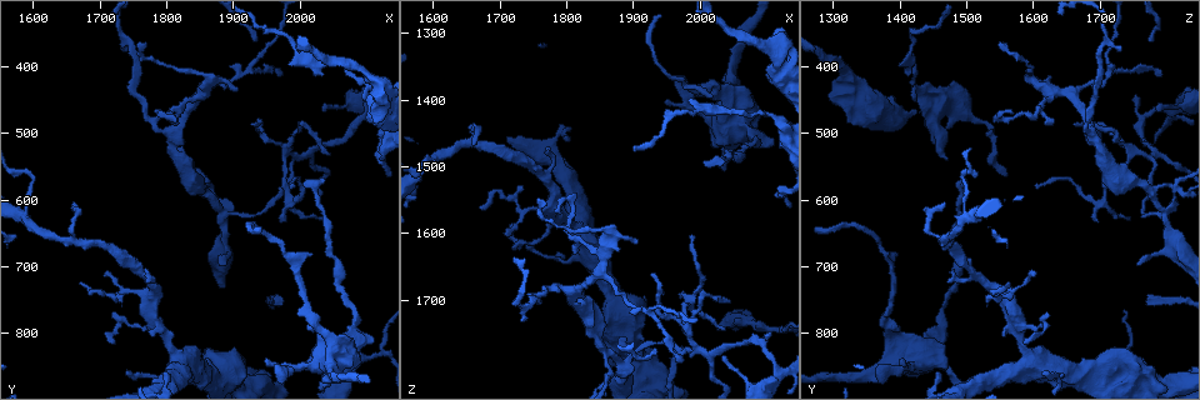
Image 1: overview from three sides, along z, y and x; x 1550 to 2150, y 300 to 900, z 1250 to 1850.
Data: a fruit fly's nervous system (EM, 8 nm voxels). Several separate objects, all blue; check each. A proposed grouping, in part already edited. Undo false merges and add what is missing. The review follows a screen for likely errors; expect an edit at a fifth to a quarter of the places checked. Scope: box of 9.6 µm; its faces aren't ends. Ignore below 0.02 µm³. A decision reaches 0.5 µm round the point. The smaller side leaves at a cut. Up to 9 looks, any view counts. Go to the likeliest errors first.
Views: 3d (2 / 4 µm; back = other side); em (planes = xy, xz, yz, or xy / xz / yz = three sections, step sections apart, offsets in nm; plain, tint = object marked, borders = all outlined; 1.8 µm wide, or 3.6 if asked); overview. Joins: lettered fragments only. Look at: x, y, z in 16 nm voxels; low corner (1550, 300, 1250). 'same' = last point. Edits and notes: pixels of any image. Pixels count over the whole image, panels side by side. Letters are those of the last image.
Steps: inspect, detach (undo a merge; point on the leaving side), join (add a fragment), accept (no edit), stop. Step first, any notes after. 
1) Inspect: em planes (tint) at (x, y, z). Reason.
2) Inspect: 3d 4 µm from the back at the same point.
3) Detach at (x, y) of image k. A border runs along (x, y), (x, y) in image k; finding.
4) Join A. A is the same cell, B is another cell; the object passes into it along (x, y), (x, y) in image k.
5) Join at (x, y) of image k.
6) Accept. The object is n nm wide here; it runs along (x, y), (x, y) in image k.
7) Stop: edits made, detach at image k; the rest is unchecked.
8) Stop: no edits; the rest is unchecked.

Inspect: 3d 2 µm at (1895, 620, 1795). Branch point.

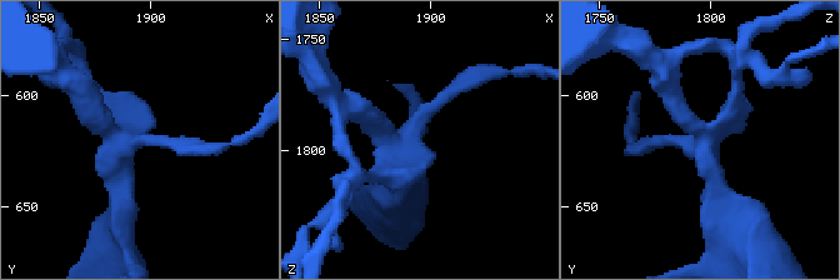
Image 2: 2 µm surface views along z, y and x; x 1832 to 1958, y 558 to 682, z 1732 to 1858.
Inspect: em xy step 4 (tint) at (1891, 622, 1792). 4 arms meet here; need the tissue.

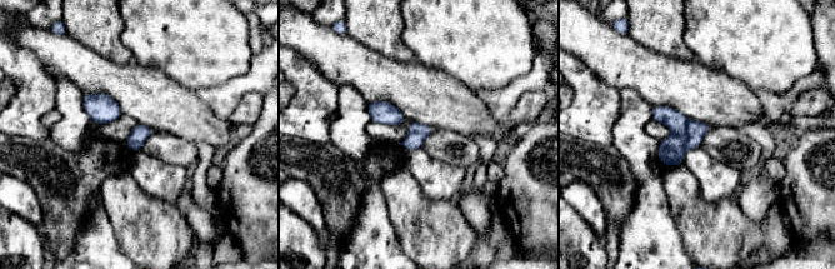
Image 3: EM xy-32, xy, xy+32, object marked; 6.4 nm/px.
Inspect: em xy step 4 (borders) at the same point. See the neighbours.

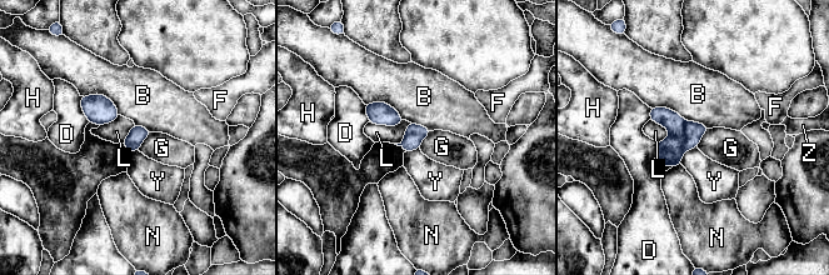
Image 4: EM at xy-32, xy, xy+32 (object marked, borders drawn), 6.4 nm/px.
Detach at (694, 131) of image 4. The longest contact is with B, 400 nm; B, D, F, G, H, L, N, Y and Z are other cells; two cells meet here.

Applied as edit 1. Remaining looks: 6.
Inspect: overview. See it whole again.

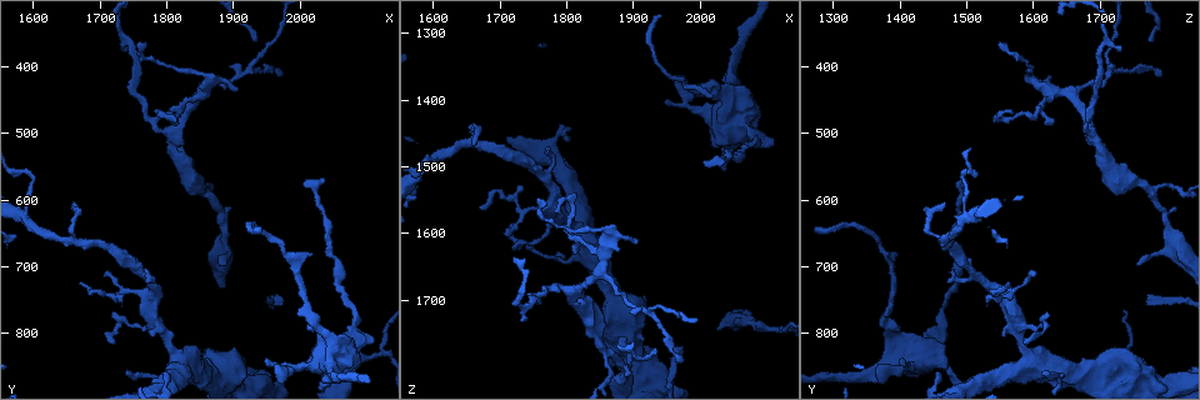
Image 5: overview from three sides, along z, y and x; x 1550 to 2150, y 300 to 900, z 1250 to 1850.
Inspect: 3d 4 µm at (1815, 510, 1690). Thin arm on a thick one.

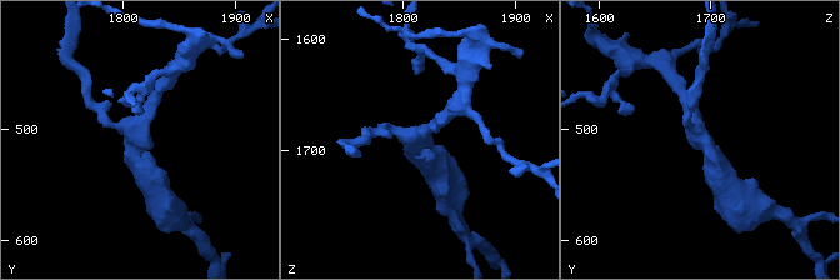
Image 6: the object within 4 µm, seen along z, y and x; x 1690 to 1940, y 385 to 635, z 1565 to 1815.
Inspect: em planes (tint) at (1814, 506, 1690). 3 arms meet here; need the tissue.

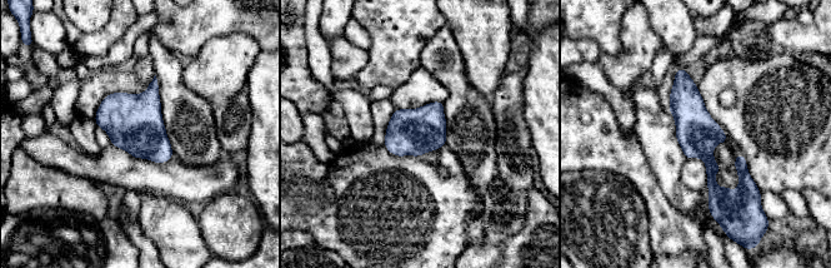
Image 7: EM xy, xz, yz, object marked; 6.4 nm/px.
Inspect: em planes (borders) at the same point.

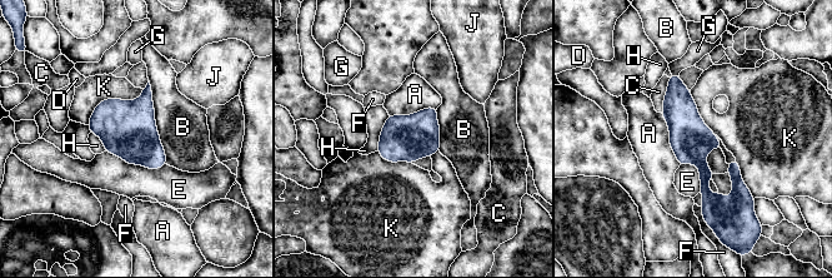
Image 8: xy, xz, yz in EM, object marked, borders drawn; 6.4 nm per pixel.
Accept. The longest contact is with B, 550 nm; A, B, C, D, E, F, G, H, J and K are other cells; it runs along (673, 78), (705, 172), (707, 212) in image 8; one cell here.

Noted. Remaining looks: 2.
Inspect: 3d 2 µm at (2080, 795, 1460).

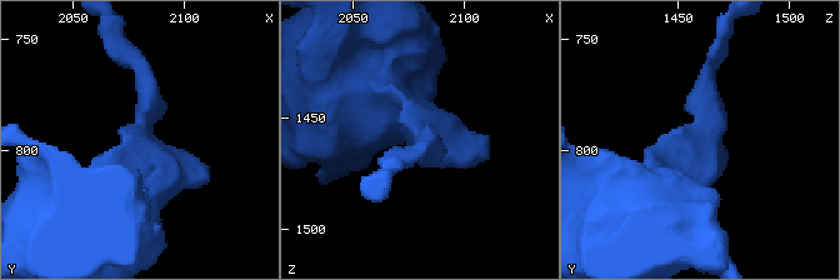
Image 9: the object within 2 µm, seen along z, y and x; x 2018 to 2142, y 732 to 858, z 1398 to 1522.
Inspect: em planes (borders) at (2084, 797, 1462). Shape alone is not enough.

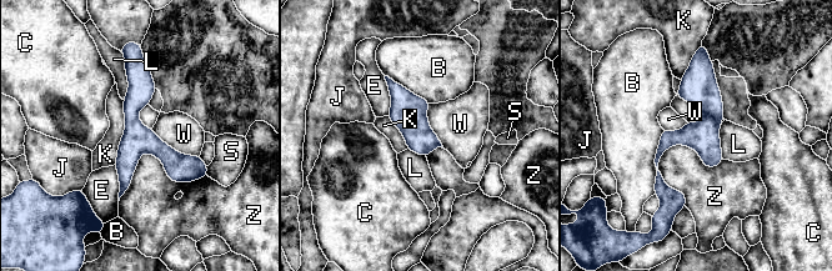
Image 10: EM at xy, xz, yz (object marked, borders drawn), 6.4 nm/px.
Accept. B, C, E, J, K, L, S, W and Z are other cells; a border runs along (151, 129), (174, 149), (199, 156) in image 10; one cell here.

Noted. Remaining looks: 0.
Stop: edits made, detach at image 4; the rest is unchecked.

